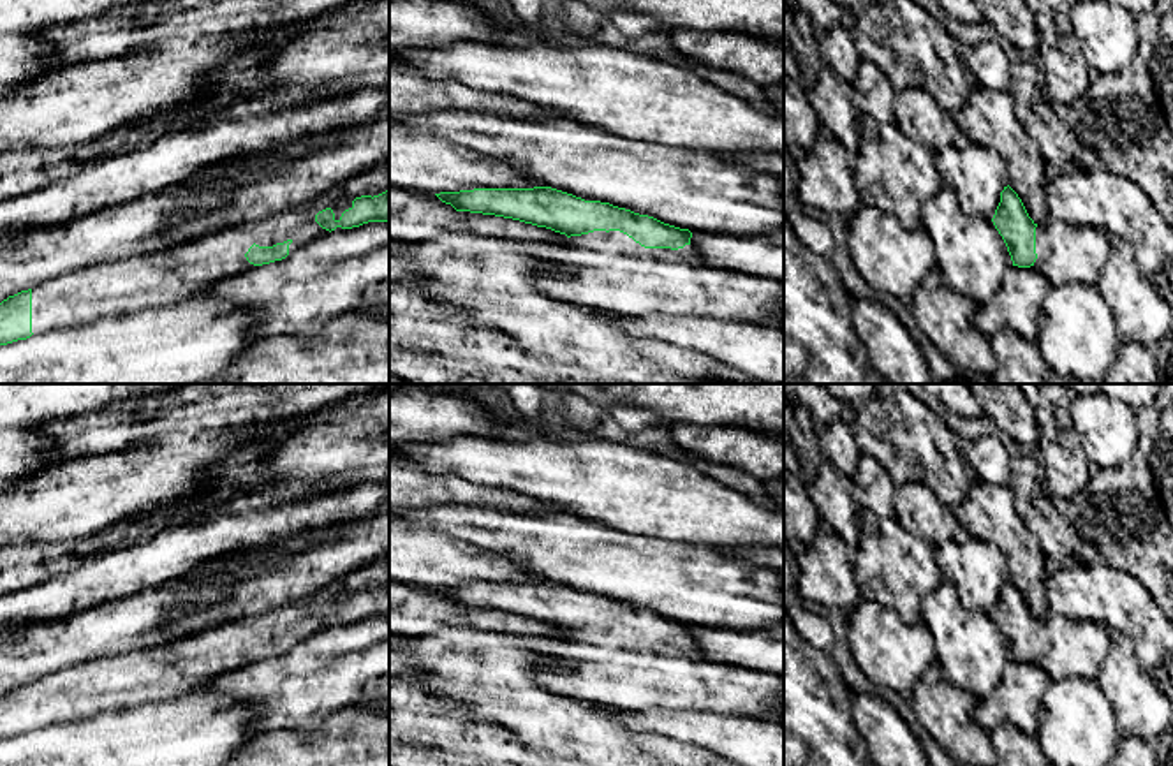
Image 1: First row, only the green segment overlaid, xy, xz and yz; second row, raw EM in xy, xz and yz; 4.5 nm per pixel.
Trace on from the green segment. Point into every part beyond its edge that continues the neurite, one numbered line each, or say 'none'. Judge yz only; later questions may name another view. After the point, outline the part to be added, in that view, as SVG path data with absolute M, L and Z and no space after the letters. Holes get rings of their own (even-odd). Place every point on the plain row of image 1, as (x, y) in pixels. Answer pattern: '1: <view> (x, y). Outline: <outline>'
1: yz (1066, 647). Outline: M1048 613L1036 622L1036 648L1030 664L1041 667L1050 680L1096 678L1110 650L1110 630L1090 620Z

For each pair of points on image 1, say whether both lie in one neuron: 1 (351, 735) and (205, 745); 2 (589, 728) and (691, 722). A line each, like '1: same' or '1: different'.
1: different
2: different

